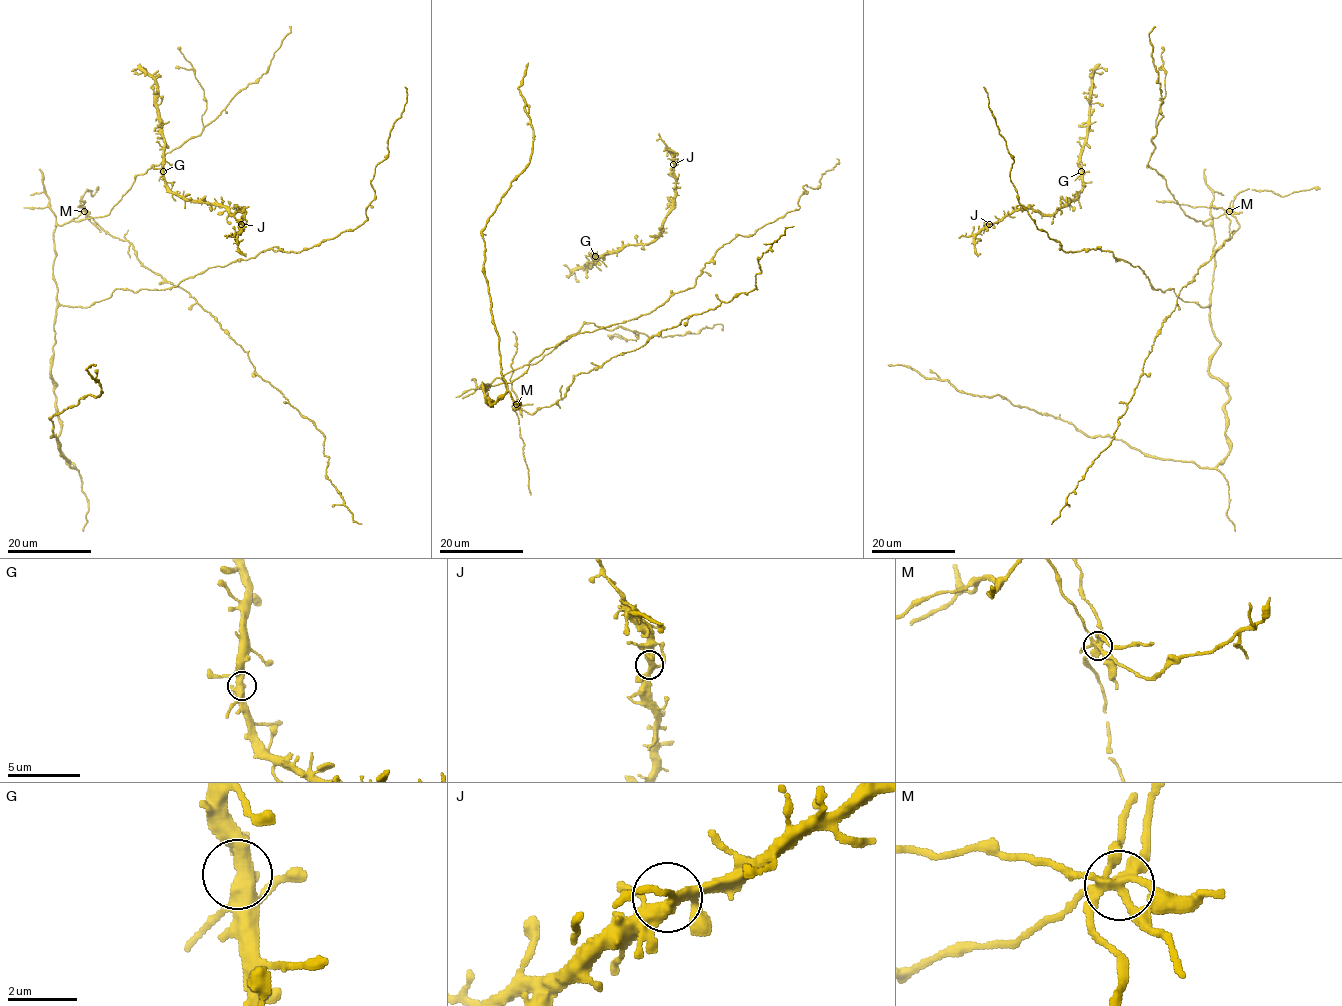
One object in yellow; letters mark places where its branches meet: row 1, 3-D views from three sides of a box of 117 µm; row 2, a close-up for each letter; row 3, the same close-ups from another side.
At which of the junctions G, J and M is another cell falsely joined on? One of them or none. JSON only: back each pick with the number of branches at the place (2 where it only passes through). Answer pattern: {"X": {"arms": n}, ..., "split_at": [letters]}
{"M": {"arms": 6}, "split_at": ["M"]}

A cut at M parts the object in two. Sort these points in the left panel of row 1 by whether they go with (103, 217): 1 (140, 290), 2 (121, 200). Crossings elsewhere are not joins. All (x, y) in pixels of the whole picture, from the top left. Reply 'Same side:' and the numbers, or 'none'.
Same side: 1, 2

